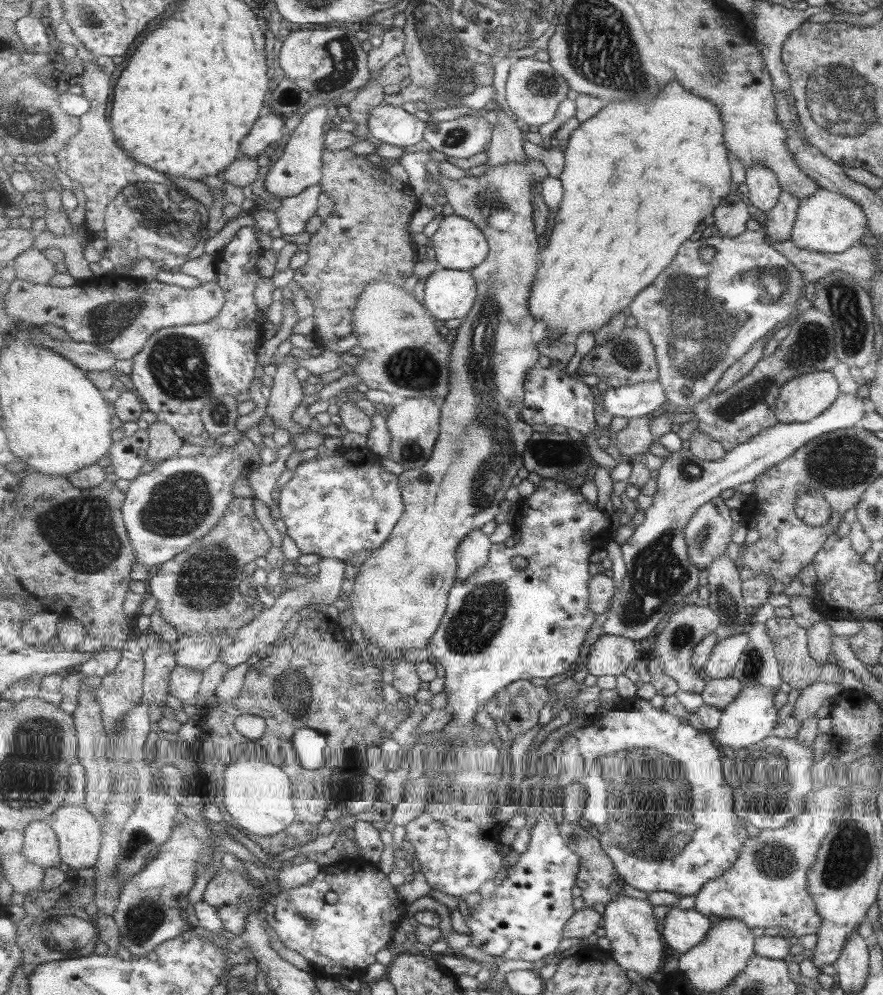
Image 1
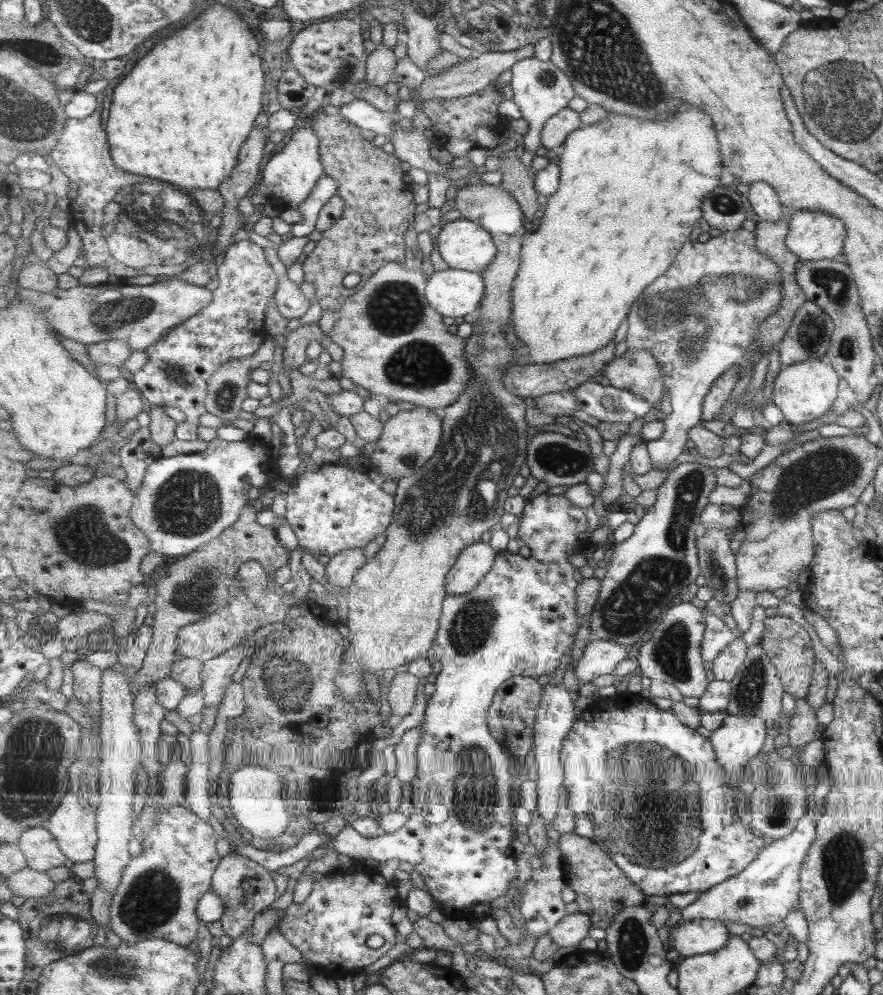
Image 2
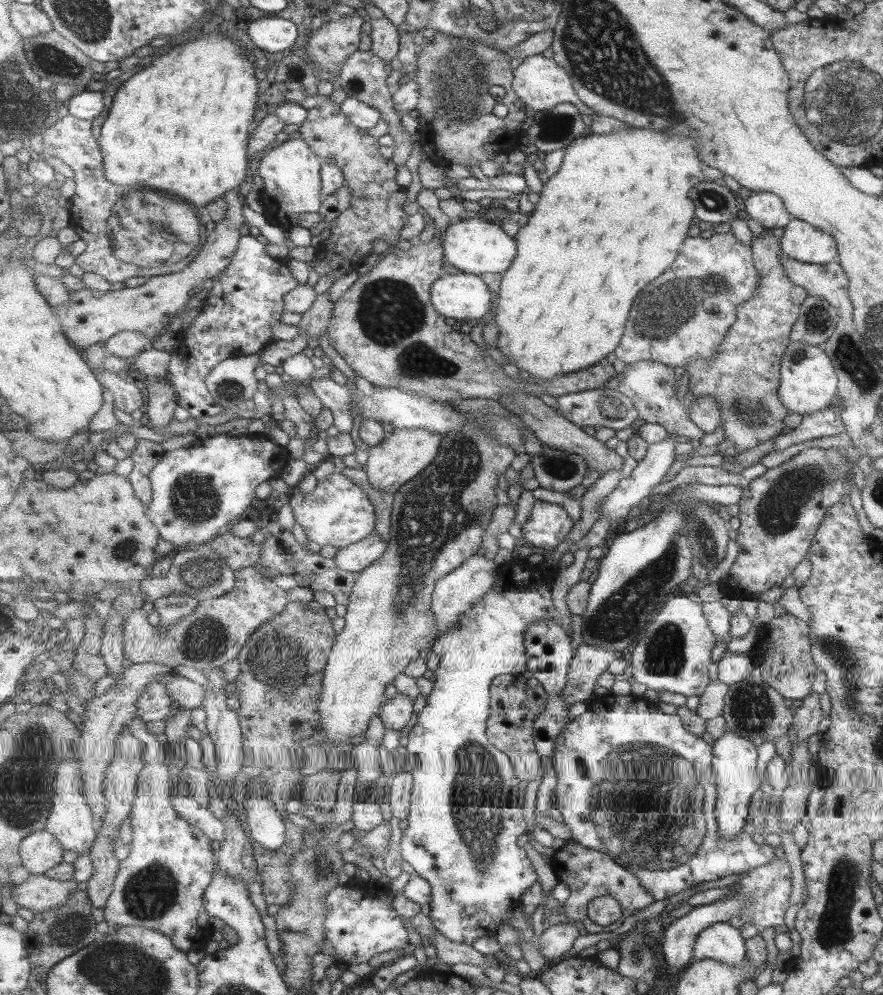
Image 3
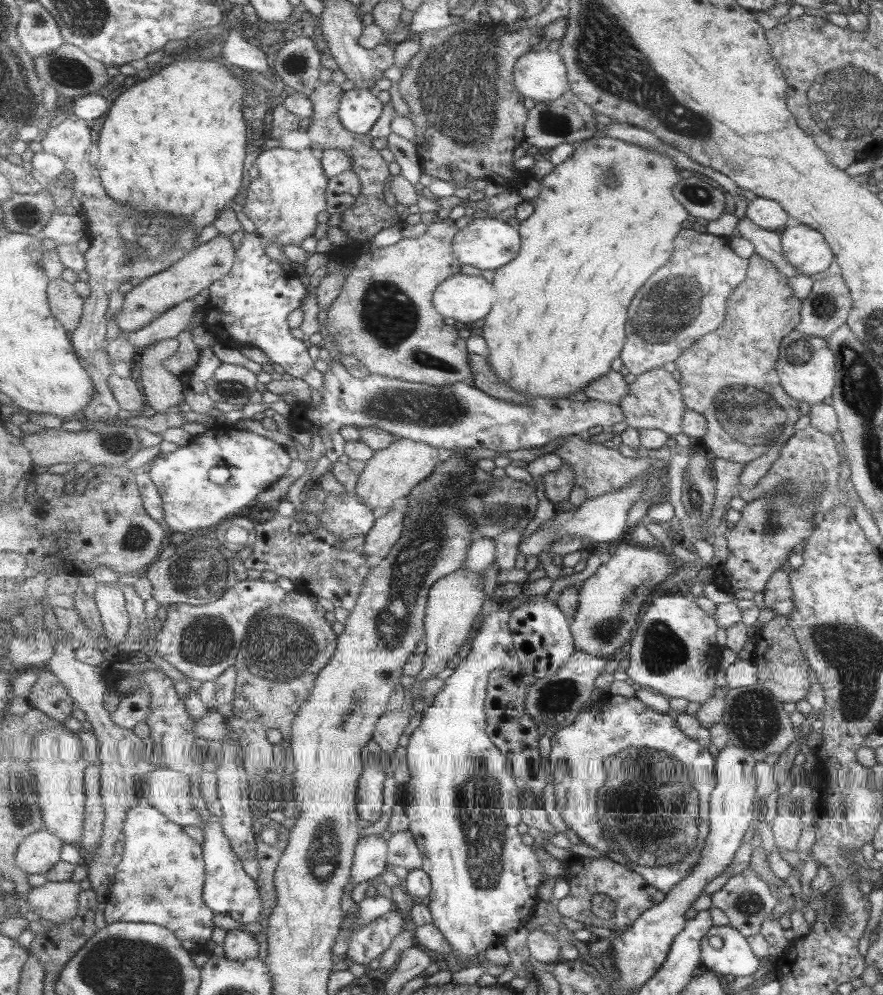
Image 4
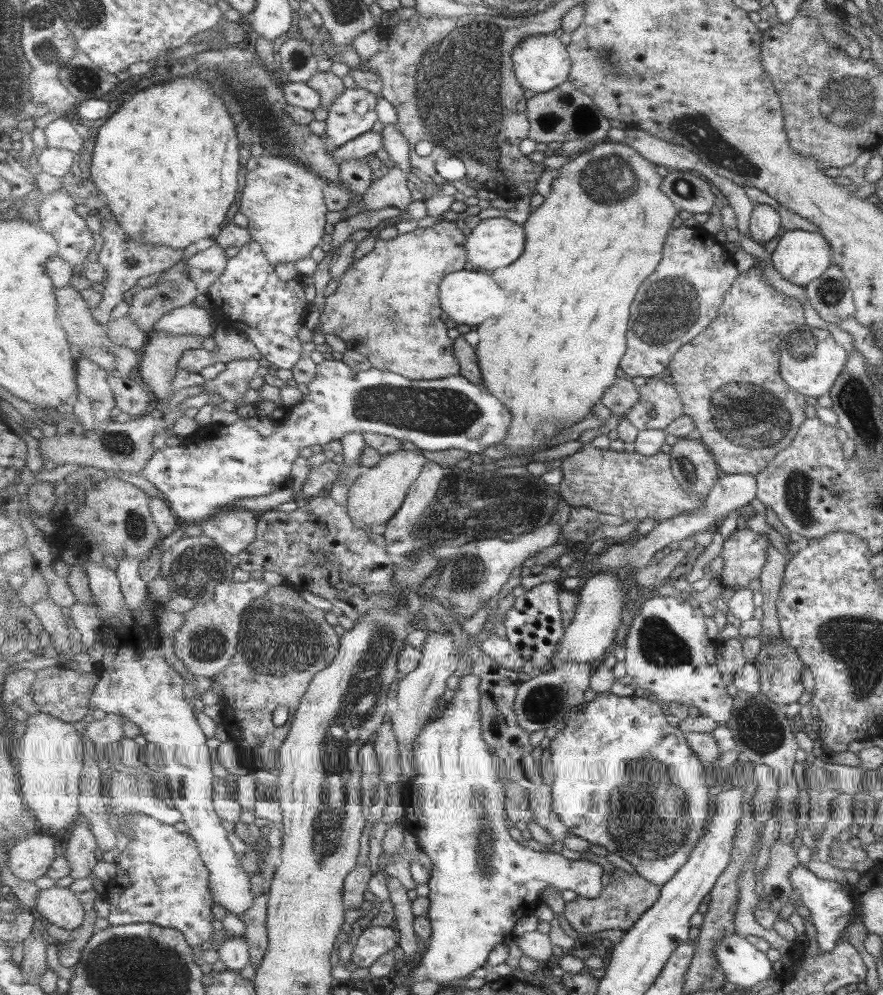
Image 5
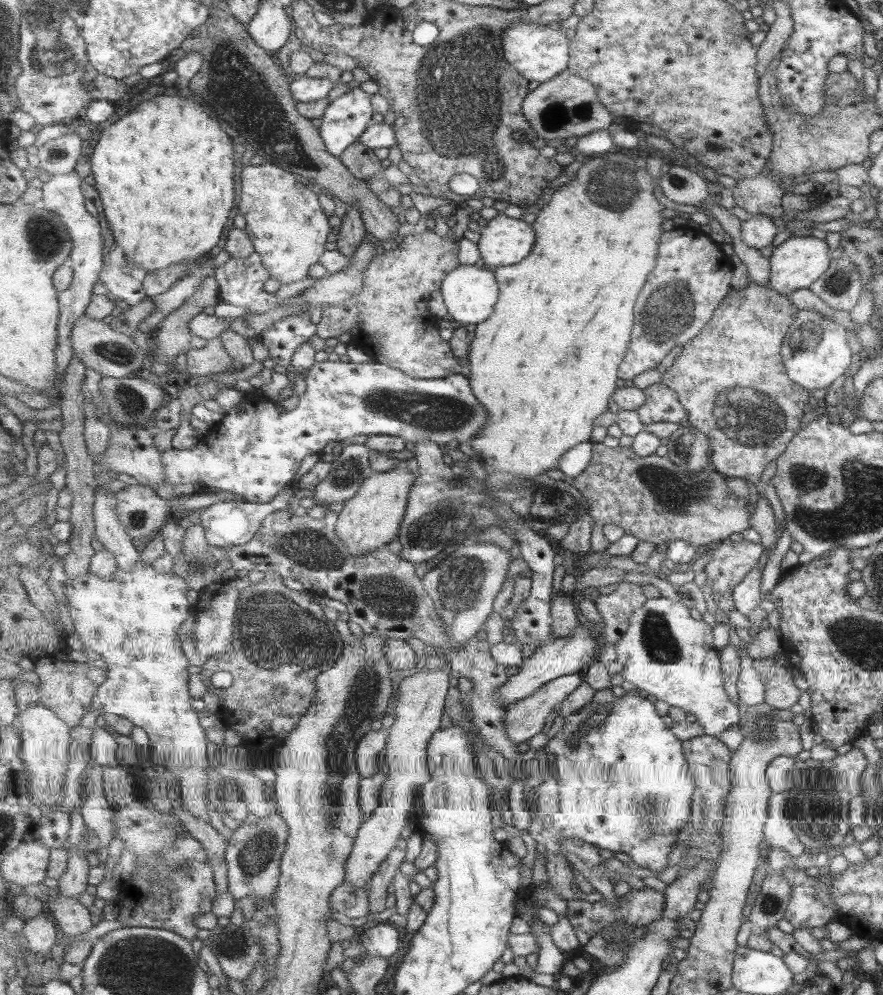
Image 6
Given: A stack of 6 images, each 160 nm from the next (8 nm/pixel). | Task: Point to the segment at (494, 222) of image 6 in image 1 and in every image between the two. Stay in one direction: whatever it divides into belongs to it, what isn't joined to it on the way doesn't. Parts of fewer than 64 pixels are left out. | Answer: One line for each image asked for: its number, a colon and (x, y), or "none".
1: (459, 243)
2: (465, 245)
3: (475, 246)
4: (487, 243)
5: (497, 242)

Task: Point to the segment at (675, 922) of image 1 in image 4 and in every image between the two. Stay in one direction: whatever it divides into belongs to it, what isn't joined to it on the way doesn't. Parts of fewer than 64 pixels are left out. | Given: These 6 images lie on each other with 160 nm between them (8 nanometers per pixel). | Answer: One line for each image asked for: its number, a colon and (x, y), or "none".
2: (689, 938)
3: (721, 941)
4: (736, 957)

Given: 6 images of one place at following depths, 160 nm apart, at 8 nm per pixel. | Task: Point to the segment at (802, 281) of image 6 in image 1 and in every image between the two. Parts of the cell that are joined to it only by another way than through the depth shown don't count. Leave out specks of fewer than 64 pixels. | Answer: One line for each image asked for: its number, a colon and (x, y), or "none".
1: (826, 222)
2: (812, 235)
3: (800, 241)
4: (804, 248)
5: (800, 256)

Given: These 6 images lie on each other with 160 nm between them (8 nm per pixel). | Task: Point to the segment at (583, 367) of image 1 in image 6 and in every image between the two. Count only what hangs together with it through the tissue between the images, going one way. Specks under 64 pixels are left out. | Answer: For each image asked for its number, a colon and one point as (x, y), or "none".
2: (638, 371)
3: (649, 384)
4: (656, 400)
5: (660, 405)
6: (663, 404)

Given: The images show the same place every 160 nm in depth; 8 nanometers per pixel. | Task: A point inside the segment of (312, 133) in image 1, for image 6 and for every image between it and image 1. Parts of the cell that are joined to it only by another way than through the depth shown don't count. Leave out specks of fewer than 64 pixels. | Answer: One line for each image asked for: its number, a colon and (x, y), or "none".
2: (290, 175)
3: (292, 172)
4: (291, 191)
5: (284, 202)
6: (285, 219)

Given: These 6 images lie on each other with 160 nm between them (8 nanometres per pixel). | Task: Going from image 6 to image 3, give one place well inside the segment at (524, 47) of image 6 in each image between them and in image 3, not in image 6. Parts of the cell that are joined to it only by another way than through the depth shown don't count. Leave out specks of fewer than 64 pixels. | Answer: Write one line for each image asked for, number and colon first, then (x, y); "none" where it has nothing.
3: (542, 83)
4: (542, 76)
5: (542, 62)

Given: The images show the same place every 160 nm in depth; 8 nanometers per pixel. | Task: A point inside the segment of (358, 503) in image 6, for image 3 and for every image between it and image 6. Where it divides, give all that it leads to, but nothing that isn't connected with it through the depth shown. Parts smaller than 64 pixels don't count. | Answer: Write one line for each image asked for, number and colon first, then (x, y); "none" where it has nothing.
3: (405, 453)
4: (395, 471)
5: (378, 494)

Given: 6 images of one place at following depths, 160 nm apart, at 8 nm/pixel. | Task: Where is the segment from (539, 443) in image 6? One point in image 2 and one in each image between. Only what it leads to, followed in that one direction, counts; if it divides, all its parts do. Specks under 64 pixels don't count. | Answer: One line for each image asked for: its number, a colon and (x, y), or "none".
2: (593, 253)
3: (618, 210)
4: (561, 317)
5: (550, 356)

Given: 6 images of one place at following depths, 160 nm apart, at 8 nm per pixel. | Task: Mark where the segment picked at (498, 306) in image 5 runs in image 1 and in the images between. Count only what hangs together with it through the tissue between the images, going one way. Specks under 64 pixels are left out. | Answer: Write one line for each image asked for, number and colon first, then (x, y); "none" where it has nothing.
1: (450, 294)
2: (453, 293)
3: (462, 297)
4: (465, 299)

